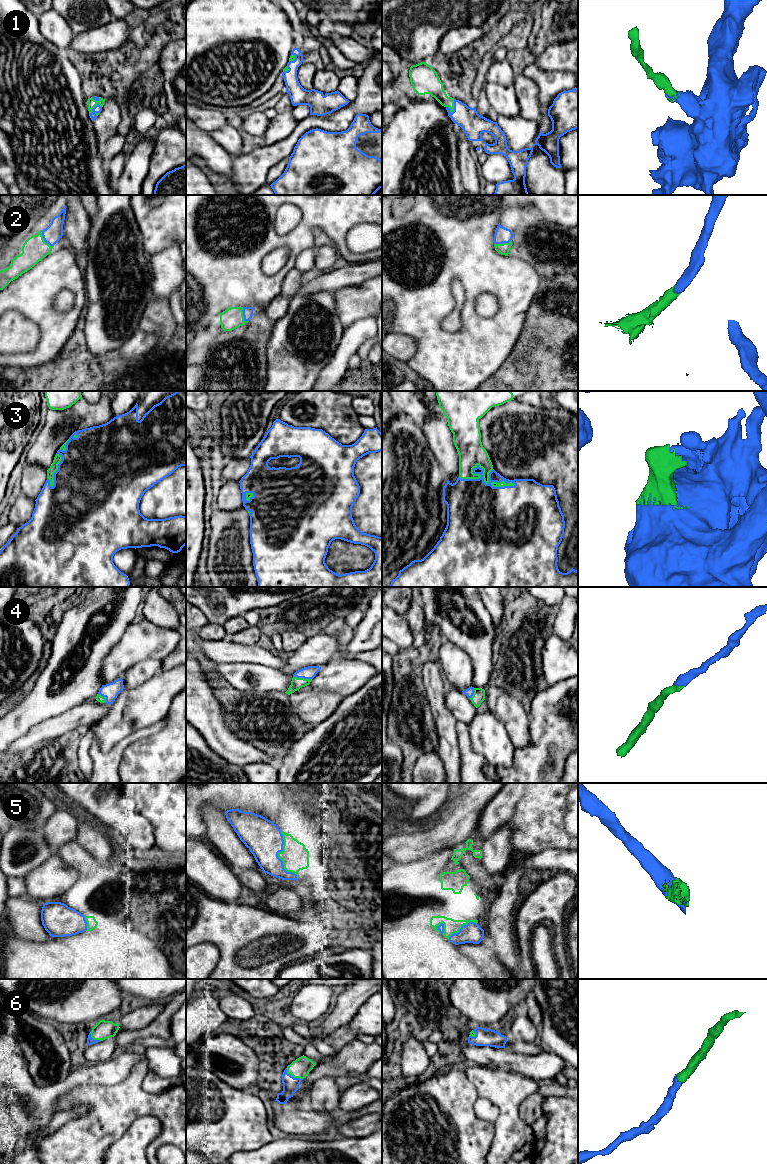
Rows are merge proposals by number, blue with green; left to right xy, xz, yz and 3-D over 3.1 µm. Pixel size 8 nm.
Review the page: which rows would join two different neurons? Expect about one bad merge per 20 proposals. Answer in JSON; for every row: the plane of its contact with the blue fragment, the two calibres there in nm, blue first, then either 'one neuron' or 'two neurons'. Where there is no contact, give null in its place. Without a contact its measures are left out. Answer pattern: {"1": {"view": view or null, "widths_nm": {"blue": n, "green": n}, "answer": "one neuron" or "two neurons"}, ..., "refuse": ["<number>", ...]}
{"1": {"view": "yz", "widths_nm": {"blue": 190, "green": 150}, "answer": "one neuron"}, "2": {"view": "xy", "widths_nm": {"blue": 140, "green": 200}, "answer": "one neuron"}, "3": {"view": "yz", "widths_nm": {"blue": 500, "green": 180}, "answer": "one neuron"}, "4": {"view": "xz", "widths_nm": {"blue": 100, "green": 90}, "answer": "one neuron"}, "5": {"view": "xz", "widths_nm": {"blue": 300, "green": 220}, "answer": "one neuron"}, "6": {"view": "xz", "widths_nm": {"blue": 130, "green": 160}, "answer": "one neuron"}, "refuse": []}

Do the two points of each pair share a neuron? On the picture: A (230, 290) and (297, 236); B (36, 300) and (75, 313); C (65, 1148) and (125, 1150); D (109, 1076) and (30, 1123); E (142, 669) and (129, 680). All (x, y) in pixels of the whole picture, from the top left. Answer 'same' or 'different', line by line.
A: same
B: same
C: different
D: same
E: same

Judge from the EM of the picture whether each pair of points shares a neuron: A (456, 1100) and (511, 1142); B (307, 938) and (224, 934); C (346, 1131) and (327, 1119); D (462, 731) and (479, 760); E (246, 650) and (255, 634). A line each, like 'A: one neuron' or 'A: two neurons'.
A: two neurons
B: one neuron
C: two neurons
D: one neuron
E: two neurons

